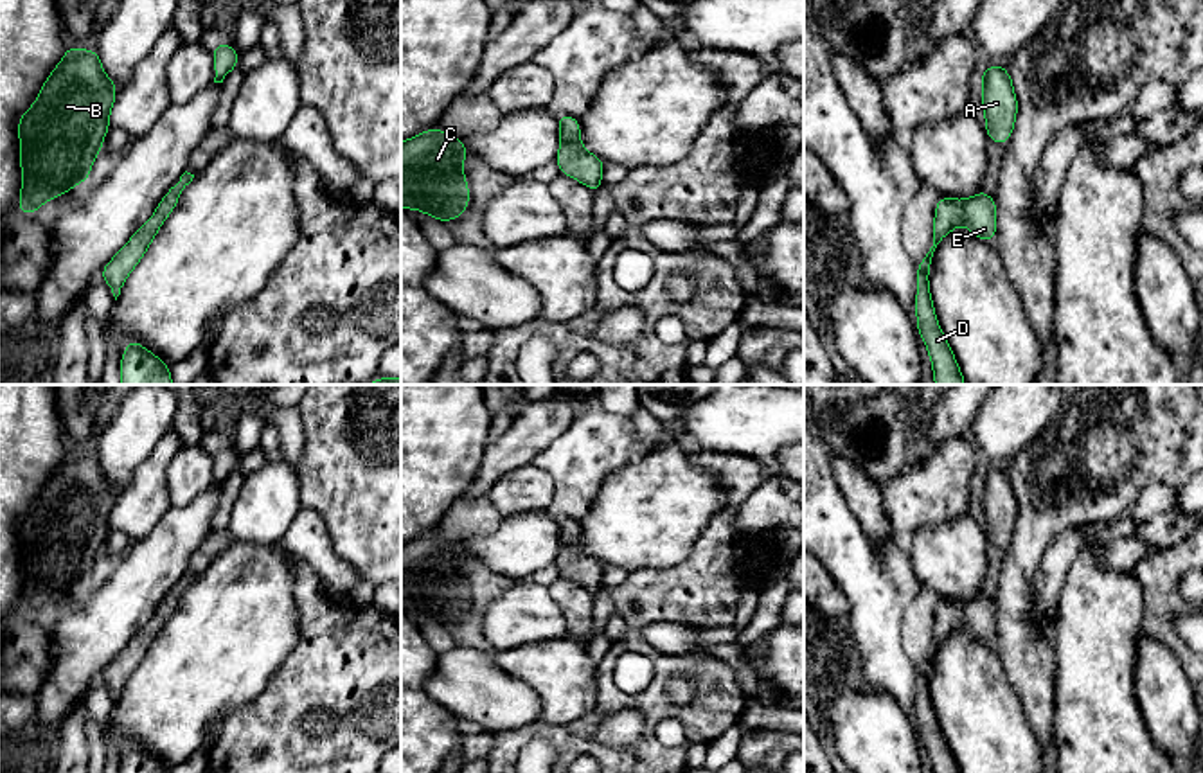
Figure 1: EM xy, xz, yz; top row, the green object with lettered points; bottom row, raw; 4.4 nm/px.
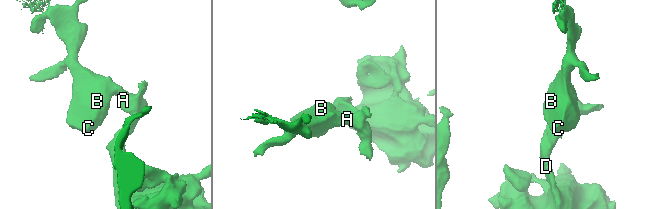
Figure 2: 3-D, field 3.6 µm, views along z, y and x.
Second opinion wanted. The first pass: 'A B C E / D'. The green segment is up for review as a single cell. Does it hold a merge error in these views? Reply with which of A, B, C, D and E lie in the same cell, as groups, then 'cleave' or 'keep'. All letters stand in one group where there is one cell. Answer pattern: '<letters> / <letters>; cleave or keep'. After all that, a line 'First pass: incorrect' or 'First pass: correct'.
A B C D E; keep
First pass: incorrect

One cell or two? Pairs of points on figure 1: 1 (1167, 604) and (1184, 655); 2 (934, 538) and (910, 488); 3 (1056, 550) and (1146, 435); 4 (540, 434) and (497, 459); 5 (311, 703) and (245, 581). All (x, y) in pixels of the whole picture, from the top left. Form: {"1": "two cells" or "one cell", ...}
{"1": "one cell", "2": "two cells", "3": "two cells", "4": "one cell", "5": "two cells"}

